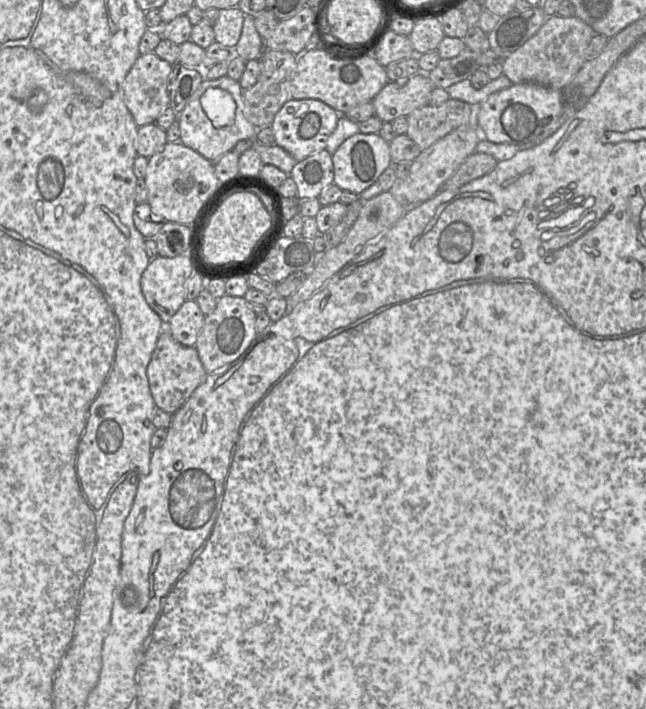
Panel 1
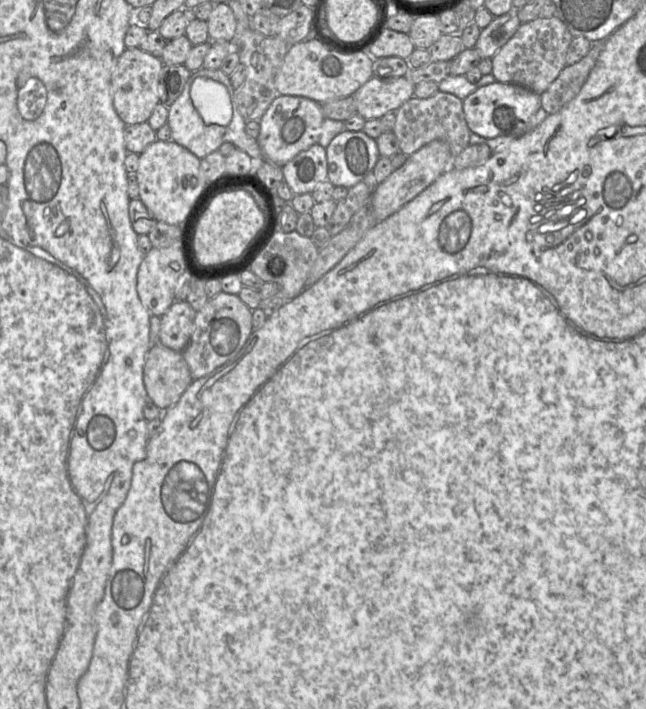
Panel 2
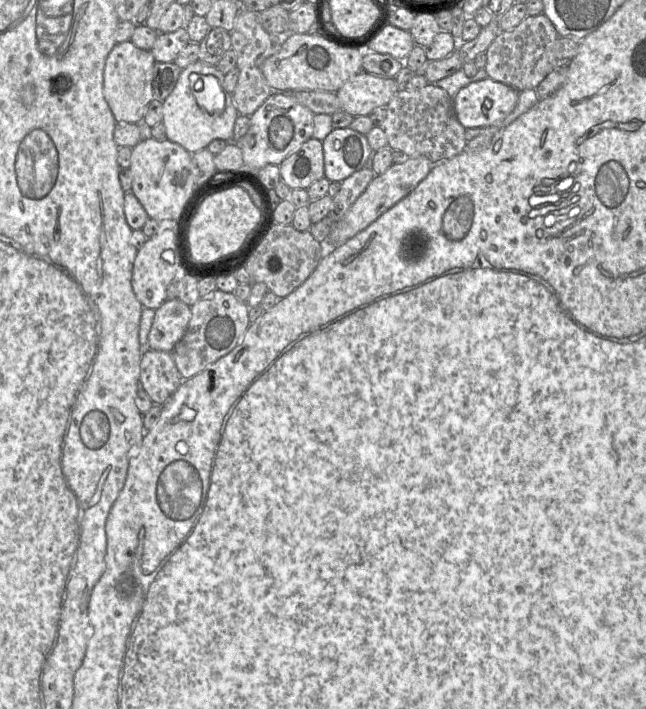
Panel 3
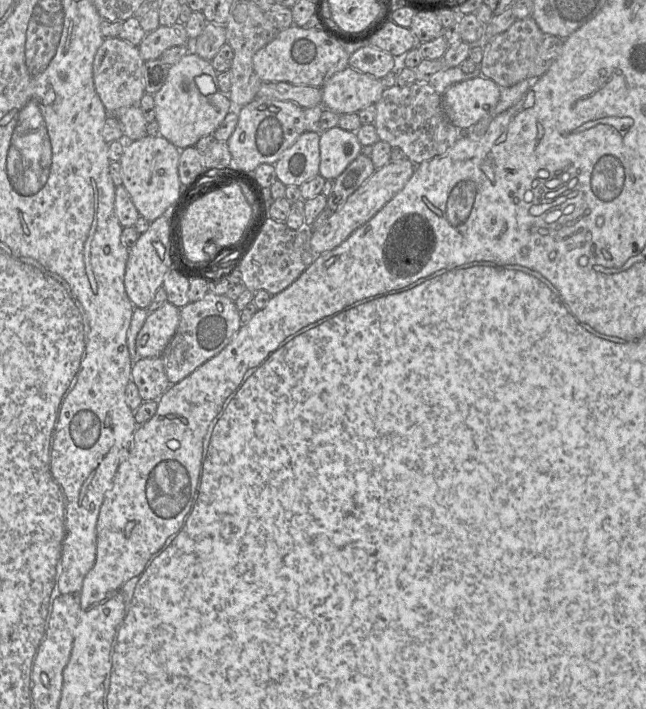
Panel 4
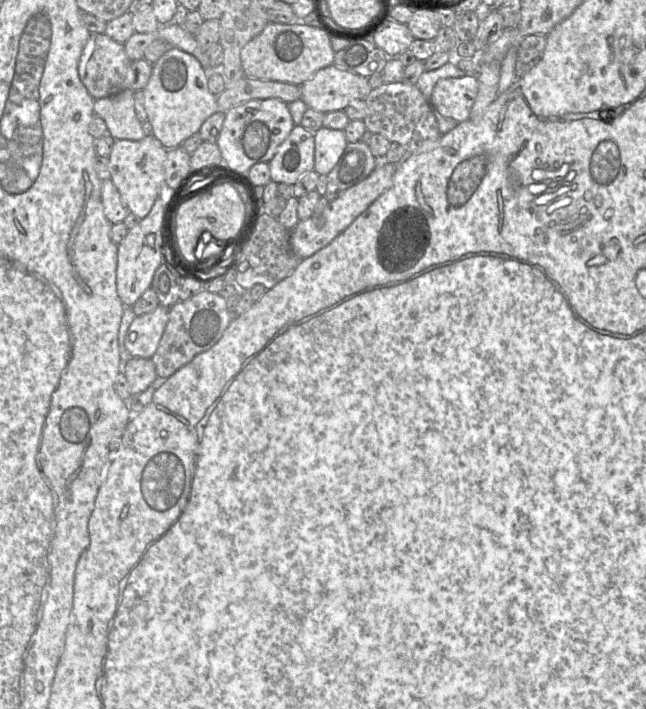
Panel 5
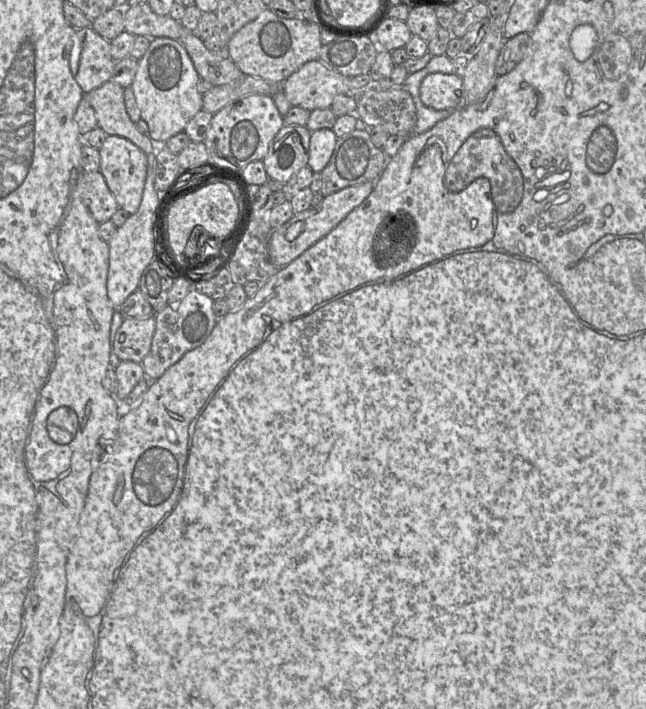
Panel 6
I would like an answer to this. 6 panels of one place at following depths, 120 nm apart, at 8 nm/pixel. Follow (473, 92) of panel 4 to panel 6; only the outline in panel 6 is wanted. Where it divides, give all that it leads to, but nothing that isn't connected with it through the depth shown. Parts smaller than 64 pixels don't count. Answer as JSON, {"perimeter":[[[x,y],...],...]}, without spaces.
{"perimeter":[[[428,74],[420,85],[420,99],[429,109],[454,111],[463,105],[463,80],[456,74]]]}

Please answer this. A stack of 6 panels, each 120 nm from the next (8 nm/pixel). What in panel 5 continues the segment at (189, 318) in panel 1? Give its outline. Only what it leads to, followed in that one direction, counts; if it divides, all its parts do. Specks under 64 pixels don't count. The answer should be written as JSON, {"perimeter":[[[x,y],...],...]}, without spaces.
{"perimeter":[[[158,306],[153,311],[136,316],[130,324],[124,346],[132,358],[151,358],[168,322],[169,308]]]}

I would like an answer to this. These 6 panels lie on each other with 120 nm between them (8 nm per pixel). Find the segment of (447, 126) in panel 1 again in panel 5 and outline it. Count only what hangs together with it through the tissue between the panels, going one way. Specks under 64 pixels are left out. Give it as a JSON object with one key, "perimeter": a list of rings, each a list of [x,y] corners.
{"perimeter":[[[384,83],[370,91],[365,98],[365,103],[366,116],[363,121],[367,134],[379,133],[390,142],[402,145],[408,154],[430,150],[442,136],[431,104],[416,84]]]}

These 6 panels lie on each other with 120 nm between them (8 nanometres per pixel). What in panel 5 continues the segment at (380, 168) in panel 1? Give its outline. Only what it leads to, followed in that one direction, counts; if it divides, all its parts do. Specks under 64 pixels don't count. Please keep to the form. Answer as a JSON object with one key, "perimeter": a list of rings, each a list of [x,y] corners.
{"perimeter":[[[321,127],[314,133],[314,142],[314,171],[319,175],[327,175],[348,144],[344,130]]]}

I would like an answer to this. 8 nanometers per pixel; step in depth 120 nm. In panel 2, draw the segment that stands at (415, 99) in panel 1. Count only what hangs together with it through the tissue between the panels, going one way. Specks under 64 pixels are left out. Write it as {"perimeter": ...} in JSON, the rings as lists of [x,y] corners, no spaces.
{"perimeter":[[[373,76],[352,96],[357,114],[369,119],[380,119],[389,112],[396,112],[414,97],[414,87],[406,77],[378,78]]]}

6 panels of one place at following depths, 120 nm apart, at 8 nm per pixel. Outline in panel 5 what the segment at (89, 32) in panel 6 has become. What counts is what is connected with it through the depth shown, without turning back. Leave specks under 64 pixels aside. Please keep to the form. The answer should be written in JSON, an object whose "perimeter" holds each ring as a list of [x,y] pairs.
{"perimeter":[[[90,33],[79,60],[78,73],[89,94],[96,100],[126,89],[130,63],[123,43],[104,33]]]}

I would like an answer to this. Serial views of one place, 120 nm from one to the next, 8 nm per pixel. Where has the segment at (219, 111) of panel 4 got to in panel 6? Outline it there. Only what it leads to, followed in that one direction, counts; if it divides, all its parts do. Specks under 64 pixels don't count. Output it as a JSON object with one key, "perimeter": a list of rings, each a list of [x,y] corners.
{"perimeter":[[[167,37],[151,39],[150,45],[138,60],[138,69],[131,85],[141,118],[149,127],[149,137],[163,145],[174,135],[184,132],[188,122],[202,110],[203,98],[197,85],[199,74],[179,40]]]}

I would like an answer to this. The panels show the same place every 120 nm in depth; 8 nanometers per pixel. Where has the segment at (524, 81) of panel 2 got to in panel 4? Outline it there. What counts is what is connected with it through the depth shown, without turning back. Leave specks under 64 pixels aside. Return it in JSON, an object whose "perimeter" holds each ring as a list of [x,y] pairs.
{"perimeter":[[[532,17],[516,20],[506,31],[491,39],[485,39],[482,61],[479,65],[482,75],[494,81],[500,88],[507,88],[529,78],[537,49],[544,38]]]}

